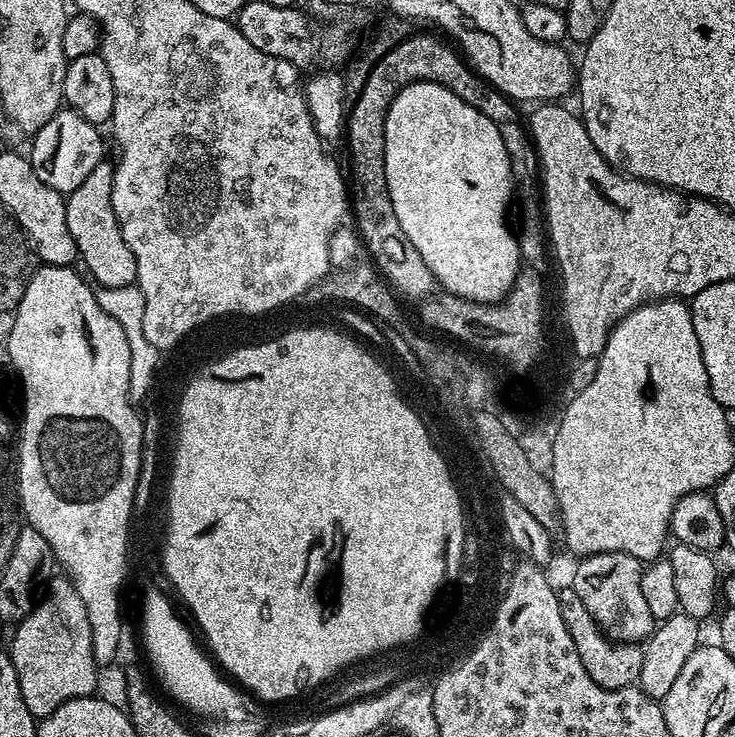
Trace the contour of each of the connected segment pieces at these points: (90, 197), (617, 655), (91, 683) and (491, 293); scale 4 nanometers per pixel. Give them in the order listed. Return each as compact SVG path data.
M105 158L94 166L94 170L90 170L90 175L82 186L78 186L78 190L67 193L64 202L66 227L70 230L70 238L74 238L79 259L82 264L84 260L88 267L87 275L102 288L130 286L136 282L134 254L130 254L130 246L126 246L126 238L122 238L122 230L114 214L113 190L114 164L111 159Z
M570 586L561 587L558 592L560 609L562 610L562 622L566 622L566 630L570 630L570 638L574 638L574 650L578 650L578 658L582 658L582 666L586 666L586 674L598 682L598 686L618 690L619 688L631 688L637 683L642 674L642 658L644 650L640 644L622 644L607 636L586 610L582 598Z
M53 579L47 589L48 597L46 592L43 599L32 609L32 613L15 625L16 637L12 640L12 648L10 647L12 665L18 674L18 686L22 690L22 702L26 702L26 710L30 710L30 714L37 718L54 714L54 710L58 710L62 702L70 702L70 698L90 696L97 691L98 665L94 658L90 618L86 614L86 606L78 594L76 585L71 579L63 579Z
M415 80L413 84L406 84L396 97L390 102L385 122L385 172L386 186L389 187L390 202L398 216L398 226L410 240L414 250L422 254L425 269L433 272L437 285L445 293L452 293L464 300L473 300L474 303L495 304L503 300L512 289L515 278L522 269L521 243L519 239L508 229L508 199L514 196L512 183L512 156L508 152L508 144L504 141L501 125L496 124L482 110L470 106L470 102L462 102L458 94L446 90L444 84L435 84L429 80Z

